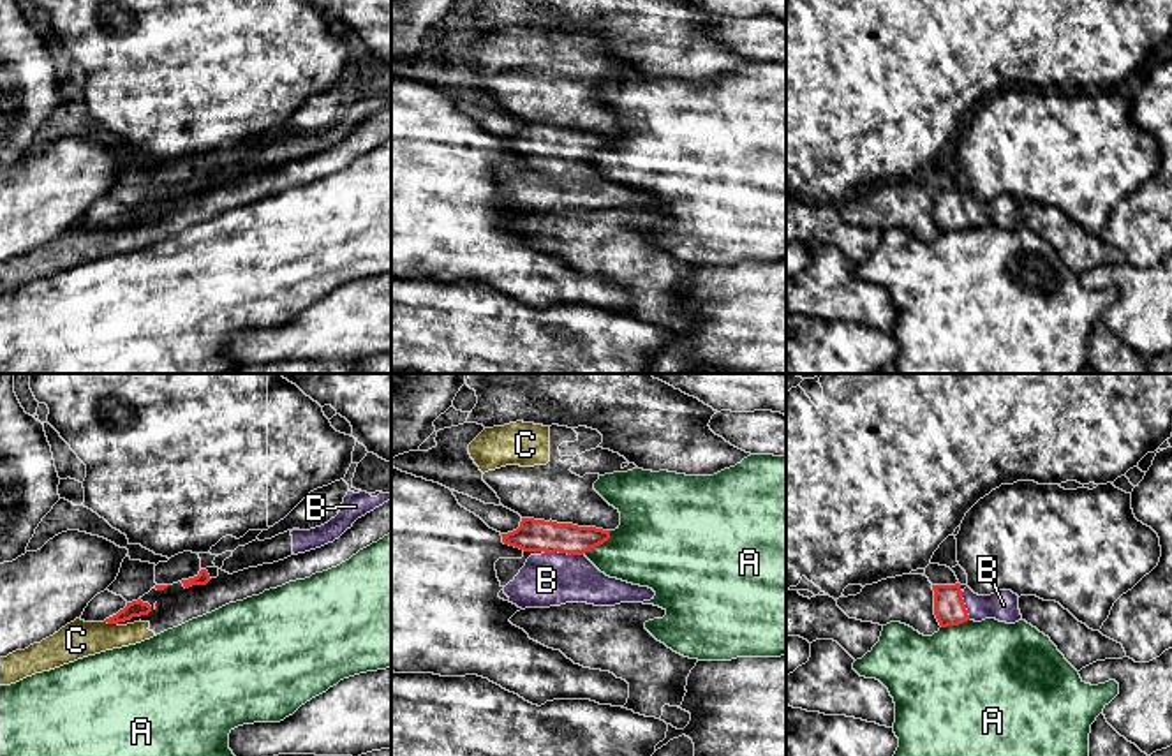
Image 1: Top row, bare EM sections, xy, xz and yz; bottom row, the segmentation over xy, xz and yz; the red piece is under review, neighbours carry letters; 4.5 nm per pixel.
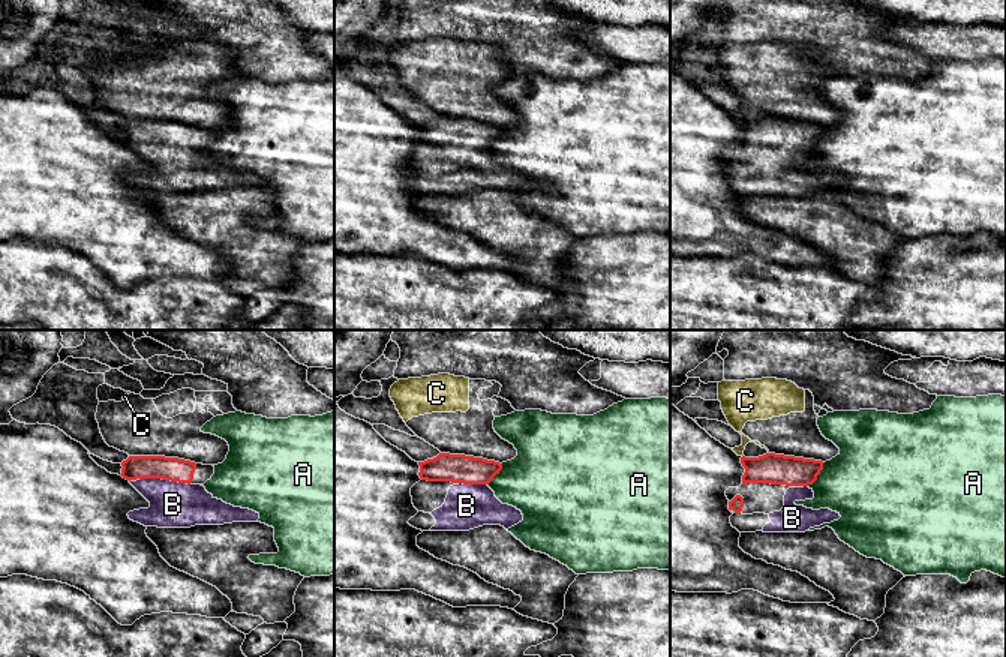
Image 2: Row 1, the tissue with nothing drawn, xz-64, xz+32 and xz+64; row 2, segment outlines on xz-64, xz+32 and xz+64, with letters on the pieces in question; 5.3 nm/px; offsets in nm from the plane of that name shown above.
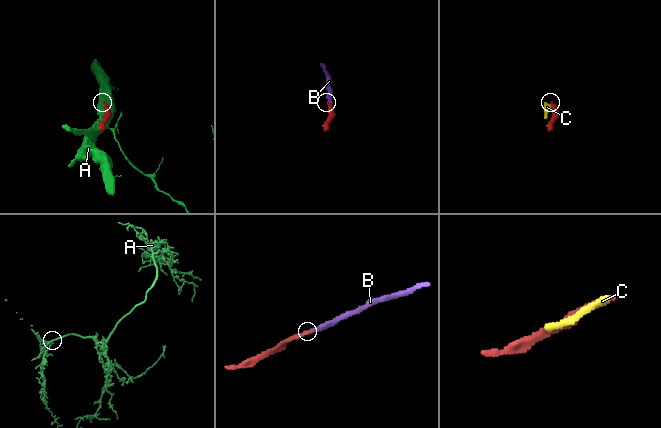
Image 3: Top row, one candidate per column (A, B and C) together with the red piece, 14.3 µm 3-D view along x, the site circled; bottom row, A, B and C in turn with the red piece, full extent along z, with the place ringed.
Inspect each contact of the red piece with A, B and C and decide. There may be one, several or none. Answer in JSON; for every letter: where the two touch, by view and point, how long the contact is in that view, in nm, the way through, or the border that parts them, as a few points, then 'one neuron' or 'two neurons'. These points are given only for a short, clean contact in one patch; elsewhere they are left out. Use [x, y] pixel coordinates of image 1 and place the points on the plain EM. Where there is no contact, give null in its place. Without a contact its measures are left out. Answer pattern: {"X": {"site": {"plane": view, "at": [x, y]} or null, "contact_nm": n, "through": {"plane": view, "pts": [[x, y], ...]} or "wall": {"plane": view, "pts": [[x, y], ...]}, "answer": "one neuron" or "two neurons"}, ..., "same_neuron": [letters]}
{"A": {"site": {"plane": "xz", "at": [598, 150]}, "contact_nm": 170, "answer": "two neurons"}, "B": {"site": {"plane": "xz", "at": [564, 157]}, "contact_nm": 180, "through": {"plane": "xz", "pts": [[533, 140], [548, 141], [564, 157], [563, 170], [547, 185]]}, "answer": "one neuron"}, "C": {"site": {"plane": "xy", "at": [111, 228]}, "contact_nm": 70, "answer": "two neurons"}, "same_neuron": ["B"]}

